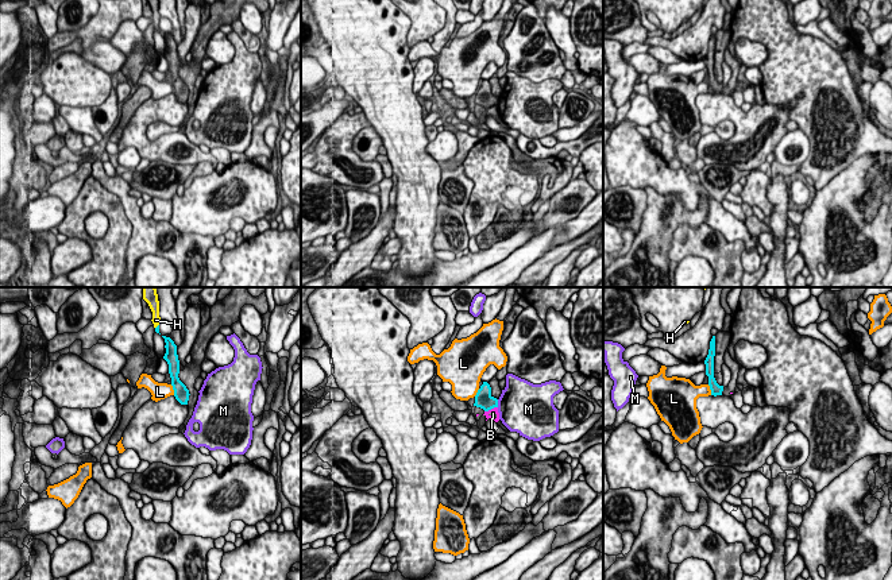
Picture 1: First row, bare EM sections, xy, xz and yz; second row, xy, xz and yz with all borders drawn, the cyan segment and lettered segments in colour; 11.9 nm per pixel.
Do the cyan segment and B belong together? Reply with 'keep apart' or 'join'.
keep apart

